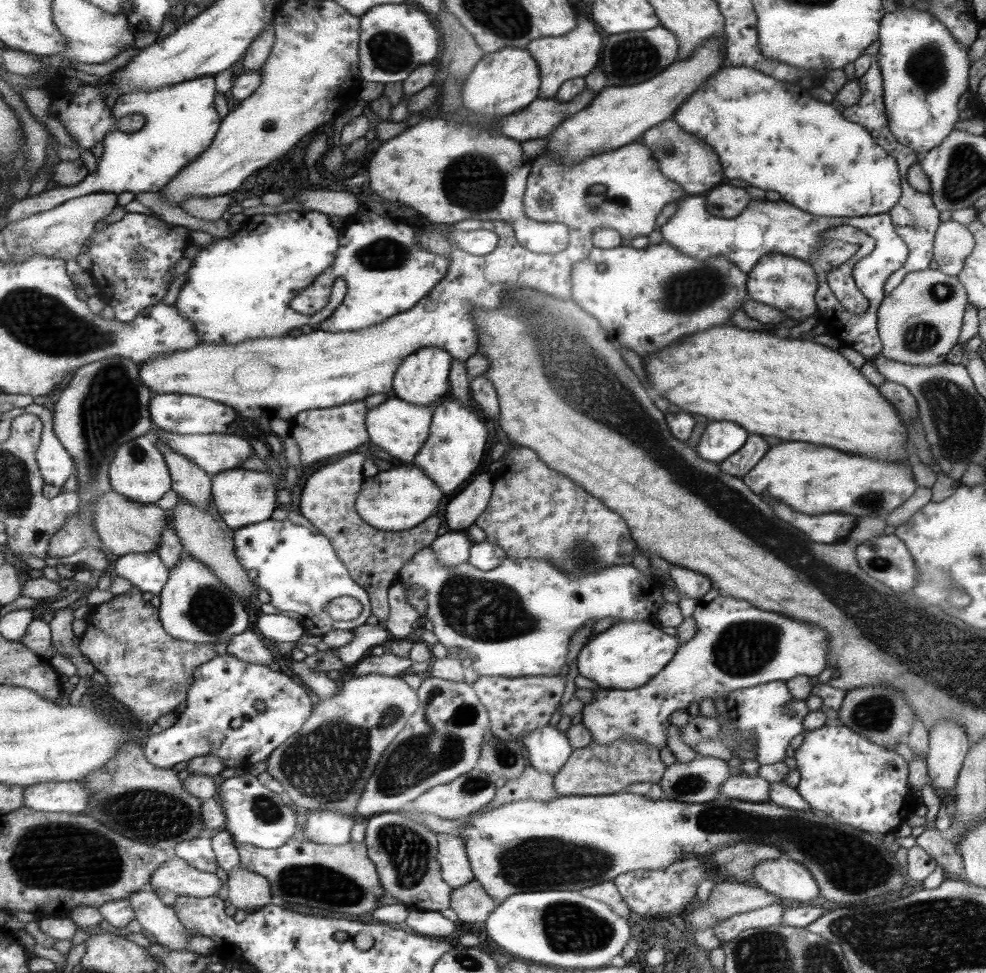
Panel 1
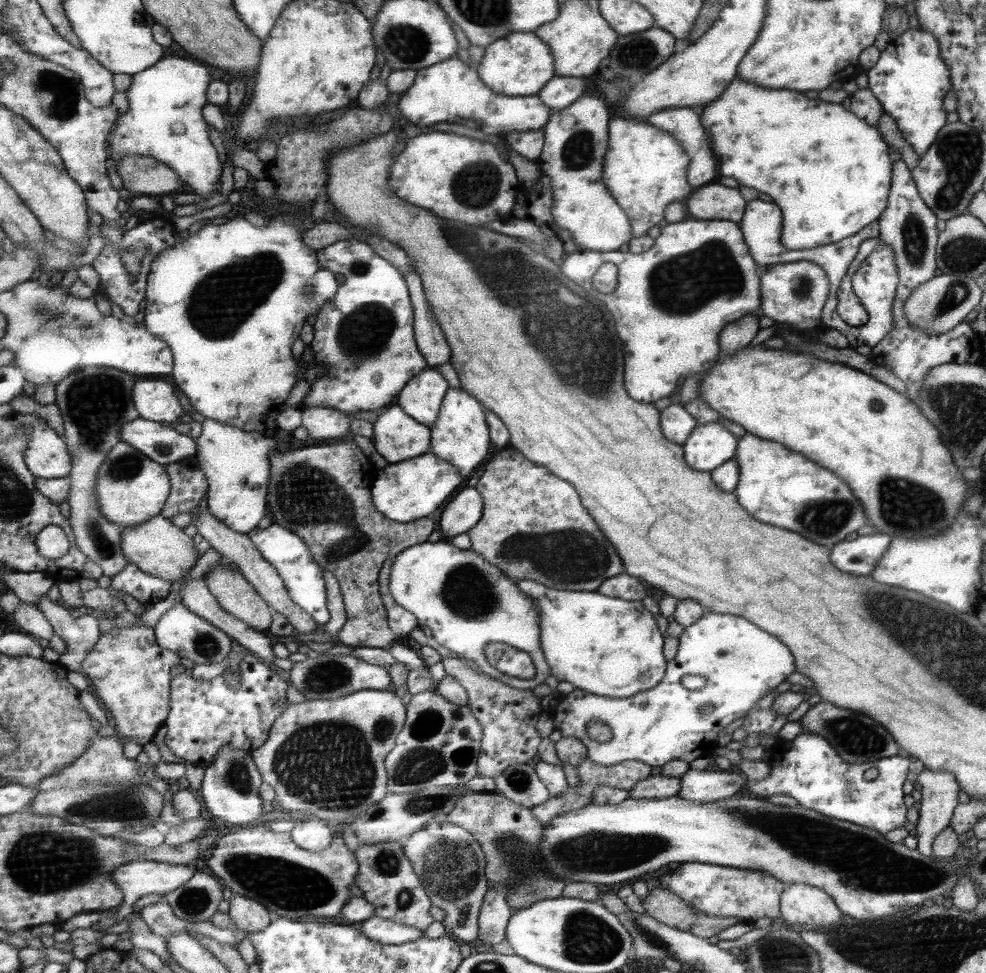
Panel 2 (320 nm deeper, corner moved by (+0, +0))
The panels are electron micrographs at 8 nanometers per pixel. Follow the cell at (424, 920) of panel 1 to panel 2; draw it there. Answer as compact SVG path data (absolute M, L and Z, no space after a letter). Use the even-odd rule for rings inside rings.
M371 916L358 923L359 930L369 939L379 944L398 945L421 937L421 930L397 924L377 916Z

